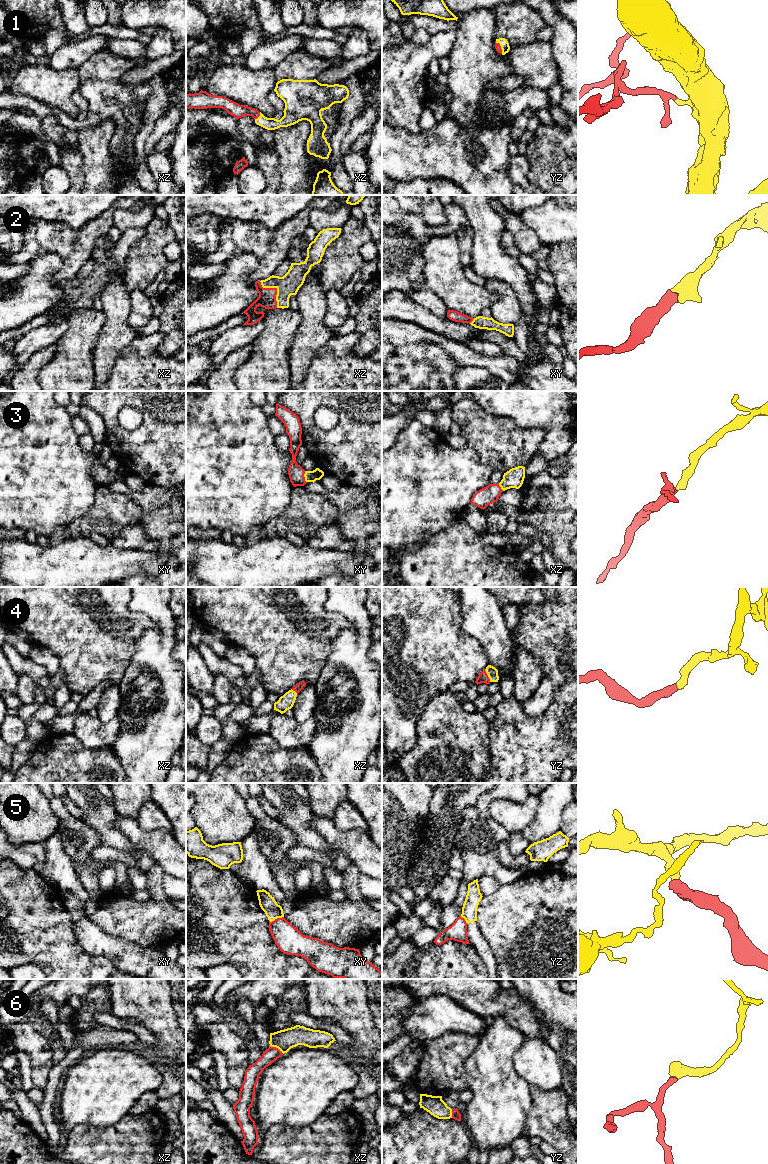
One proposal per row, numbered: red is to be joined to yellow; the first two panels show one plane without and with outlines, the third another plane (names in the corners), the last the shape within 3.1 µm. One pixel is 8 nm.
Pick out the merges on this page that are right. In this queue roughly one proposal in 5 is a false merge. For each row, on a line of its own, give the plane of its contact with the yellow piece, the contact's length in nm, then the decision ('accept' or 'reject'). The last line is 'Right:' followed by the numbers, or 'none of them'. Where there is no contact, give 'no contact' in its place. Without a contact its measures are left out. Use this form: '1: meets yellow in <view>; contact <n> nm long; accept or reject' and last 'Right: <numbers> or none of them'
1: meets yellow in xz; contact 80 nm long; accept
2: meets yellow in xz; contact 260 nm long; accept
3: meets yellow in xy; contact 100 nm long; accept
4: meets yellow in yz; contact 110 nm long; accept
5: meets yellow in xy; contact 130 nm long; reject
6: meets yellow in xz; contact 130 nm long; accept
Right: 1, 2, 3, 4, 6

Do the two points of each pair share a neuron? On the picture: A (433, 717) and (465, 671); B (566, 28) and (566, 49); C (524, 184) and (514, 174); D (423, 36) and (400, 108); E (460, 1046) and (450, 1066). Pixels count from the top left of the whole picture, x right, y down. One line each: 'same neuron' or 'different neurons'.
A: different neurons
B: same neuron
C: same neuron
D: different neurons
E: same neuron

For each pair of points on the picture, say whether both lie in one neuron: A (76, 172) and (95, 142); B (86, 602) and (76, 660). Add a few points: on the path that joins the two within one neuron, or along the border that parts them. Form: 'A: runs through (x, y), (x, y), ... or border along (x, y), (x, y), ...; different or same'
A: border along (77, 150), (81, 156), (84, 184); different
B: runs through (86, 616), (86, 646); same

